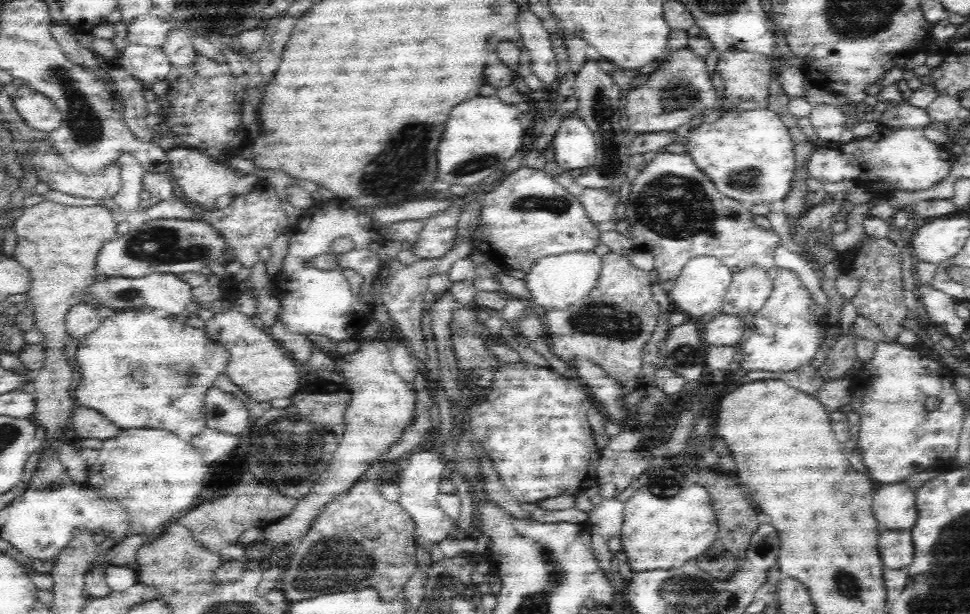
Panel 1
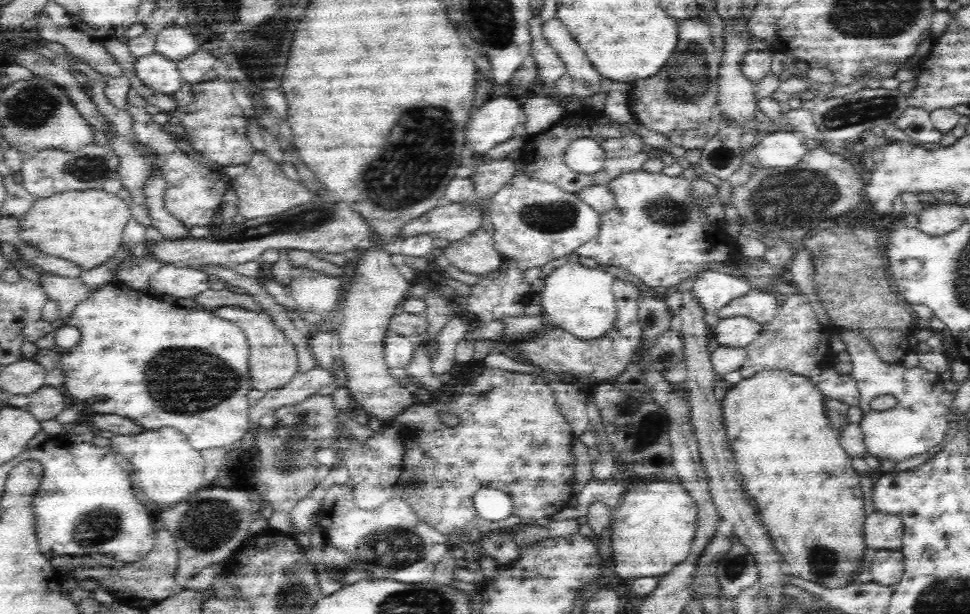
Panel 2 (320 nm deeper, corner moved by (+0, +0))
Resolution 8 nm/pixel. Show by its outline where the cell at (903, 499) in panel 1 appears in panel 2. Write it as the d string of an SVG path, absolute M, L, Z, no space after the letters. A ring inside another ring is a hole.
M874 511L864 522L864 543L876 551L901 551L904 529L900 517Z

